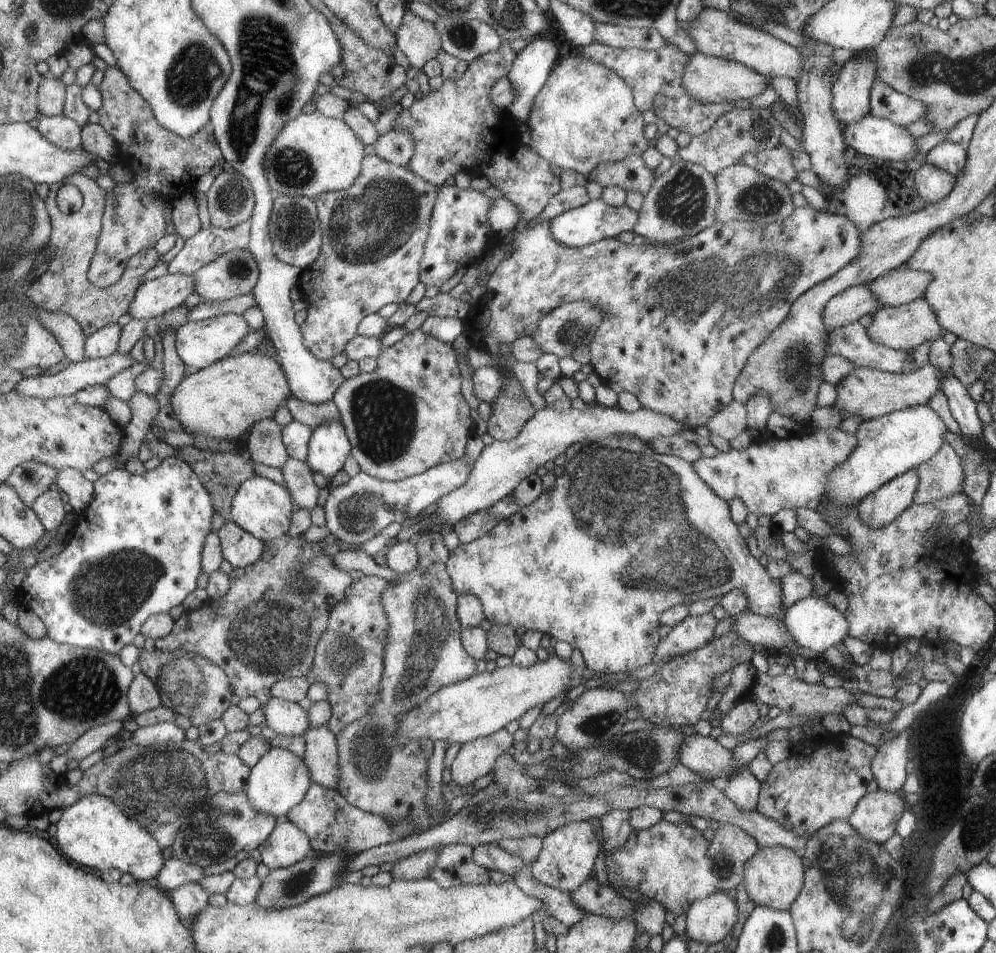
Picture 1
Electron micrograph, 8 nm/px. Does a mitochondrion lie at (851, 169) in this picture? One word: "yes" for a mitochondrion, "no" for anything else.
no

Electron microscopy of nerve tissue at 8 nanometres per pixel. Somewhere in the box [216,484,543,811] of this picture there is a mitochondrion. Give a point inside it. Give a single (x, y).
(272, 634)

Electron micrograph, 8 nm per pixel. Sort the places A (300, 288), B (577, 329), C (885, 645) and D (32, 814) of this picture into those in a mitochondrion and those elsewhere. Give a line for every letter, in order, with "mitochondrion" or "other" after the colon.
A: other
B: mitochondrion
C: other
D: other

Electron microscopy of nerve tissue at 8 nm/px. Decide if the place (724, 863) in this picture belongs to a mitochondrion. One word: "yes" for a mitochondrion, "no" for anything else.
yes

